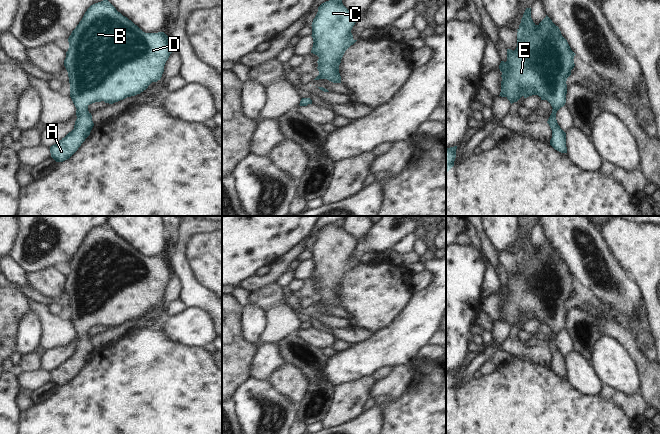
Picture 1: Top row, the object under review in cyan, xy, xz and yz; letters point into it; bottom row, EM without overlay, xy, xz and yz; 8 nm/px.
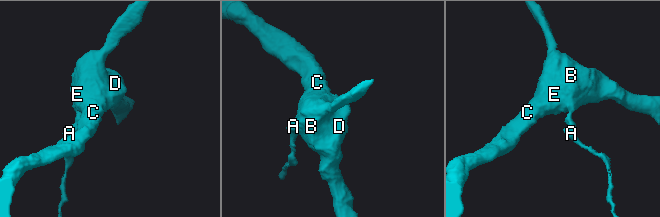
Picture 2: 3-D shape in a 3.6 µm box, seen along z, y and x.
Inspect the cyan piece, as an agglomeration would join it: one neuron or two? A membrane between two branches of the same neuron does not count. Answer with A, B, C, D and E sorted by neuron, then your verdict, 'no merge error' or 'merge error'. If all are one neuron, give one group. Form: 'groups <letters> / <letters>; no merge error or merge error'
groups A B C D E; no merge error

